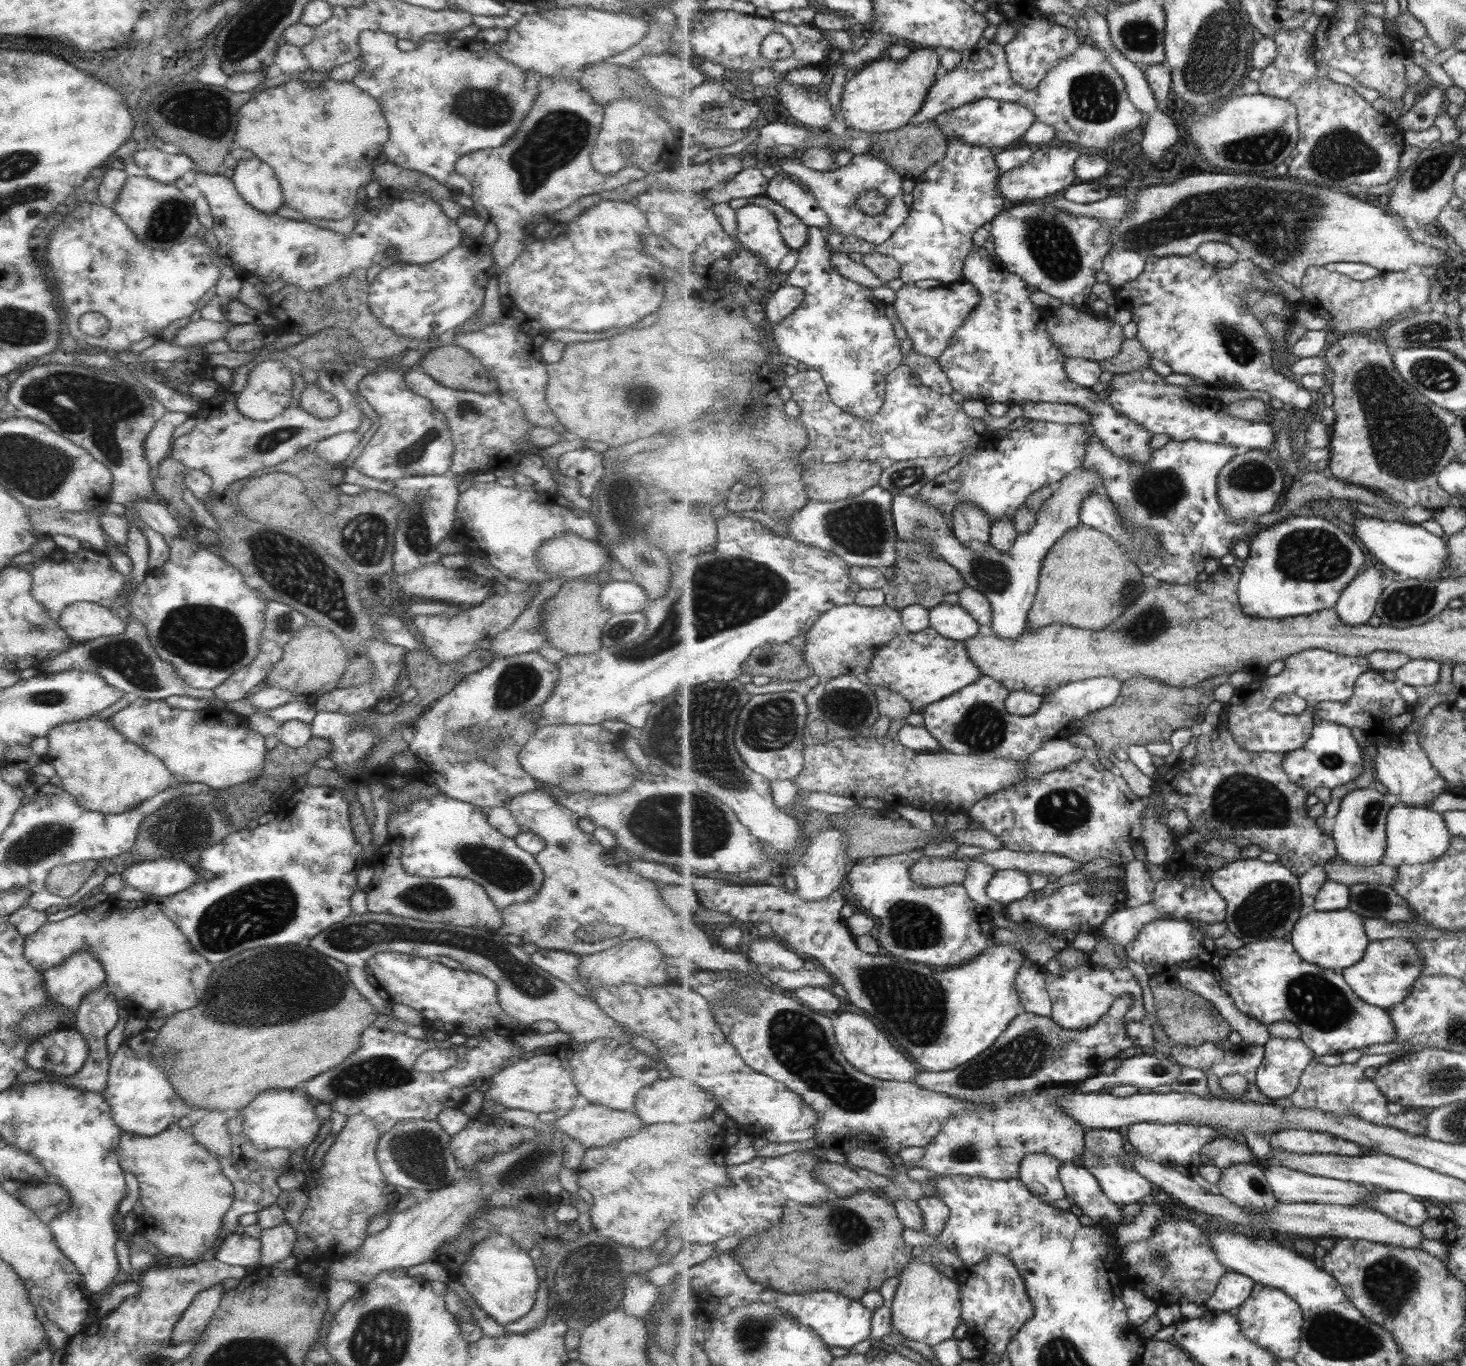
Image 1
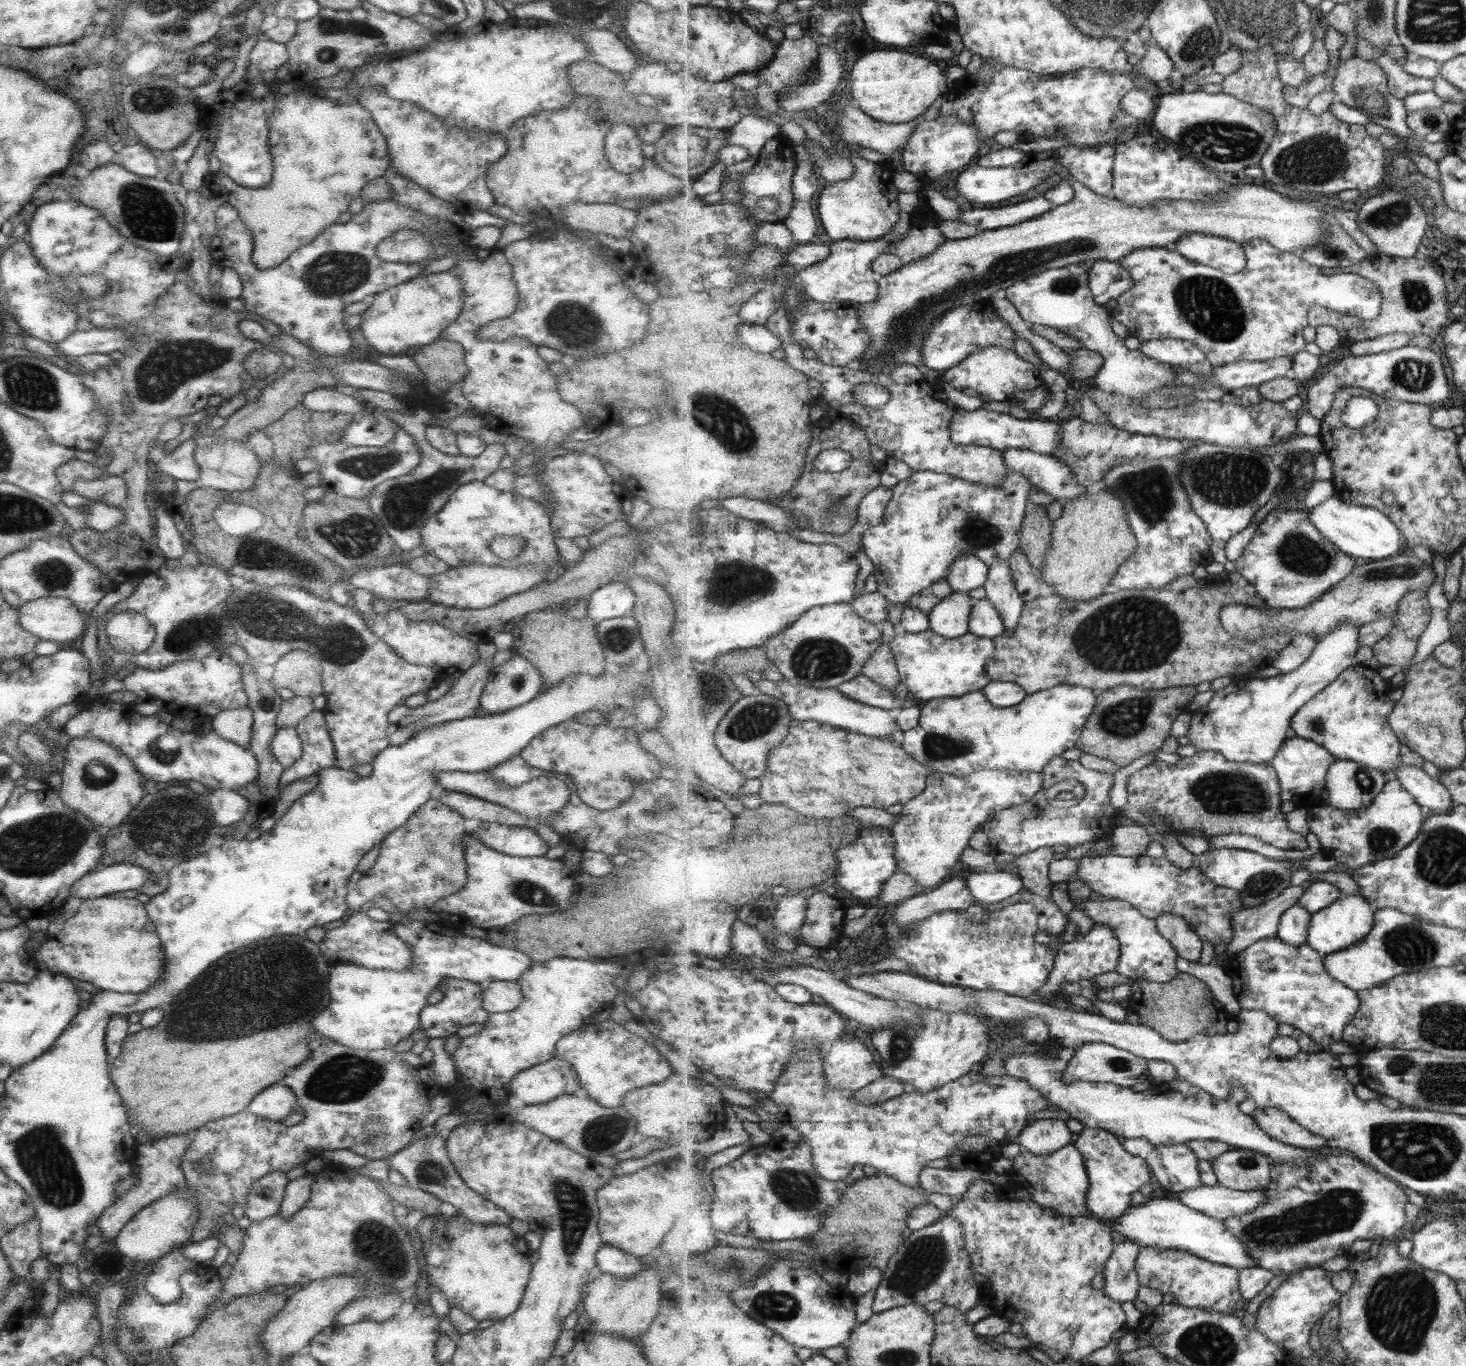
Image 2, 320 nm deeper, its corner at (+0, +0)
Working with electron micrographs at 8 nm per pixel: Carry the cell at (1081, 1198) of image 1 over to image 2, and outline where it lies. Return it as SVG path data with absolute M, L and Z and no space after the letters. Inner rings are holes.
M1073 1143L1060 1151L1041 1156L1027 1150L1022 1151L1012 1160L1011 1178L1015 1184L1024 1188L1024 1195L1041 1206L1058 1210L1070 1217L1088 1216L1087 1191L1090 1188L1090 1175L1087 1172L1086 1159L1082 1151Z

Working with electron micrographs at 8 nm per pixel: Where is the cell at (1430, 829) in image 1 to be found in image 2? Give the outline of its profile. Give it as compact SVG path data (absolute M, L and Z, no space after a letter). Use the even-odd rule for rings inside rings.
M1398 778L1387 780L1382 793L1363 810L1345 812L1326 802L1309 808L1310 832L1317 836L1322 850L1328 851L1337 862L1351 870L1397 857L1403 849L1411 846L1415 838L1419 838L1425 822L1425 809L1416 802L1410 791L1405 790Z

